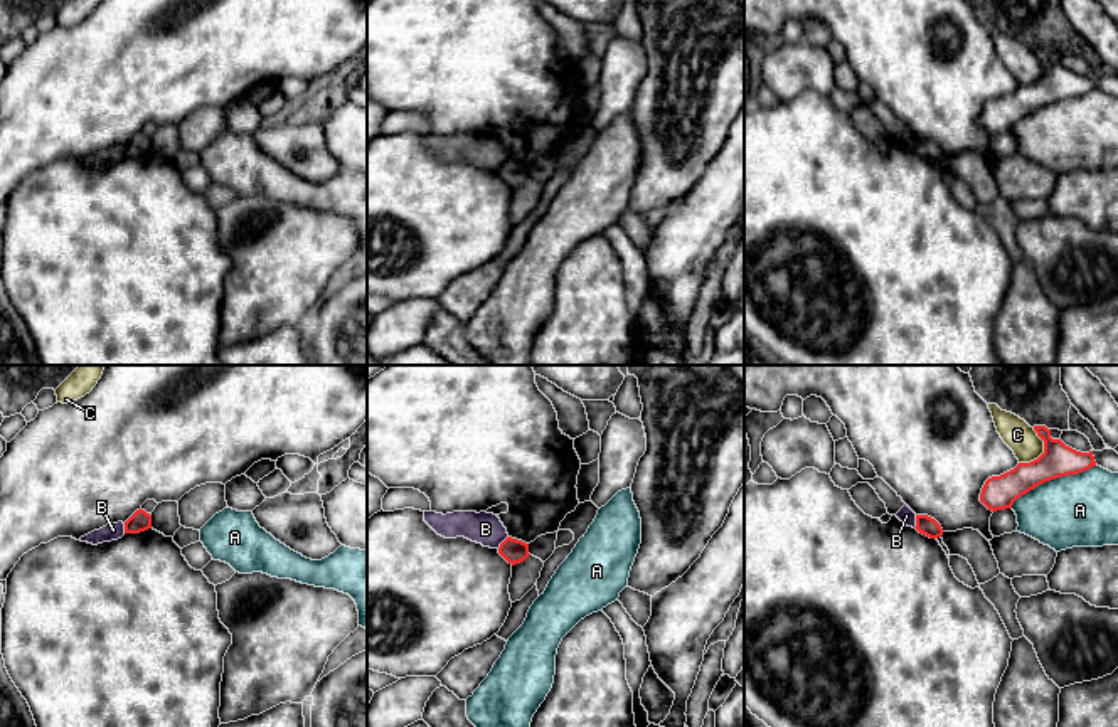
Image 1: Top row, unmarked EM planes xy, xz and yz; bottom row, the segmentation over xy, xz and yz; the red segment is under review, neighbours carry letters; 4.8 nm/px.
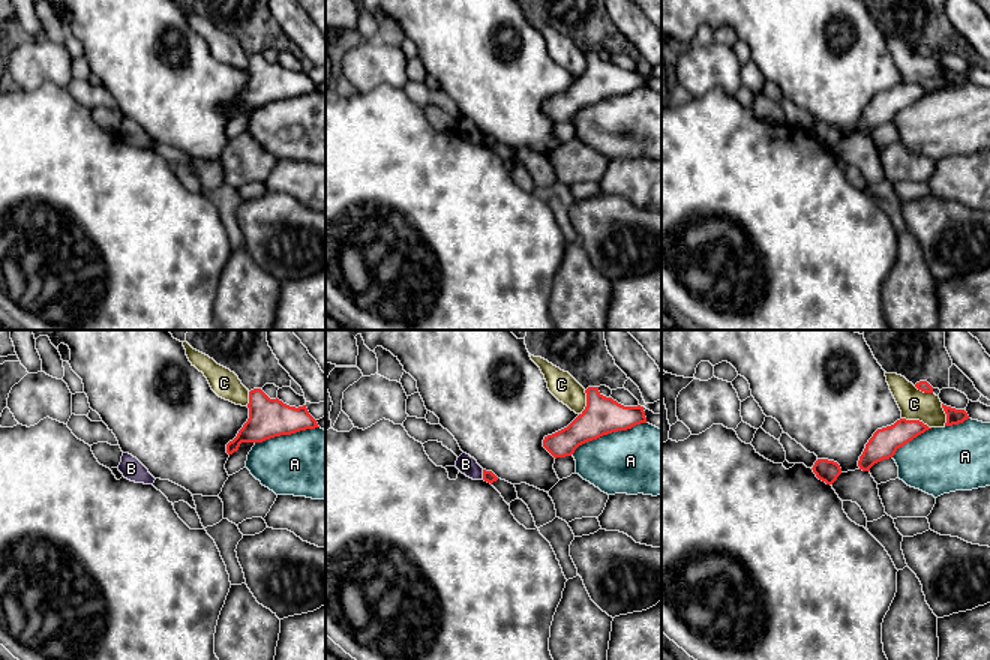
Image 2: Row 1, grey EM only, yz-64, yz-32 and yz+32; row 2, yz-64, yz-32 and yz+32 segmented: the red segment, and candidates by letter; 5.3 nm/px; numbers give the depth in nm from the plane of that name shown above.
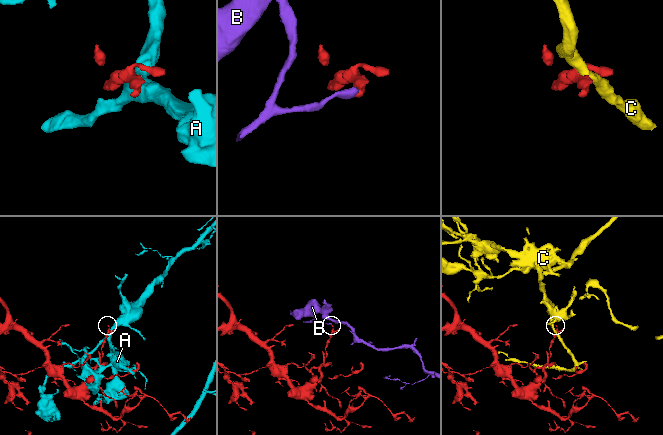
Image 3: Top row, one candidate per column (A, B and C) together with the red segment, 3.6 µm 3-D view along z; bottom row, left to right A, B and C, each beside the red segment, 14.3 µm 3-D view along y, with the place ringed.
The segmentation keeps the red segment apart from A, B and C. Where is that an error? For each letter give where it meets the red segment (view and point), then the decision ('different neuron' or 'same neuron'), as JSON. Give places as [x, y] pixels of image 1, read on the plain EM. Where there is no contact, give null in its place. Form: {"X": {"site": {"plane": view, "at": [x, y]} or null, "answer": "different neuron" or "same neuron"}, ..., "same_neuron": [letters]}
{"A": {"site": {"plane": "yz", "at": [1053, 101]}, "answer": "different neuron"}, "B": {"site": {"plane": "yz", "at": [916, 145]}, "answer": "different neuron"}, "C": {"site": {"plane": "yz", "at": [1044, 74]}, "answer": "different neuron"}, "same_neuron": []}

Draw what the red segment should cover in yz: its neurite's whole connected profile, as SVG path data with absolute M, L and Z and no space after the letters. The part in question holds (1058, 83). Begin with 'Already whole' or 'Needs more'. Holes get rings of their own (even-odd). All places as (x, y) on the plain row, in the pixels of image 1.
Already whole. M1034 49L1044 64L1044 76L1030 84L1019 86L1014 93L985 104L980 125L992 135L1012 131L1014 125L1035 109L1069 98L1083 96L1096 89L1093 74L1081 76L1051 61L1051 52Z

